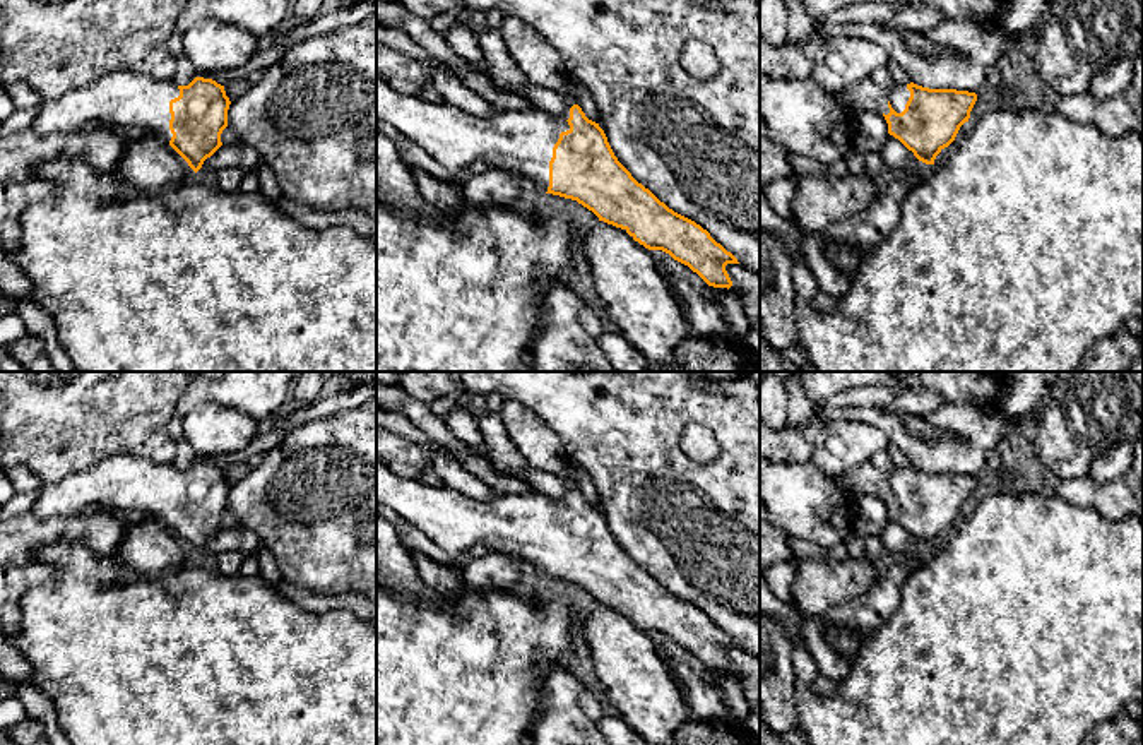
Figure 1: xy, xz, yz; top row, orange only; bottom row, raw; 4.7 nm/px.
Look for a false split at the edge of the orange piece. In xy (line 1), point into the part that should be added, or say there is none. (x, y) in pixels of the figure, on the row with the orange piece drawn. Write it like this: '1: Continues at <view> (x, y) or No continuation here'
1: Continues at xy (129, 103)

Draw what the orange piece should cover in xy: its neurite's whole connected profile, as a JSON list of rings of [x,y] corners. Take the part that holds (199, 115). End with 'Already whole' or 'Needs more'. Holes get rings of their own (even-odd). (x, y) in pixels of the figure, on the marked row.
[[[120,70],[56,99],[39,99],[31,130],[51,135],[104,127],[123,135],[152,134],[197,173],[222,146],[229,104],[224,86],[212,79],[178,86]]]. Needs more

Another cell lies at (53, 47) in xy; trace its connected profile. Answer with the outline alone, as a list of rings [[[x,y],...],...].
[[[0,0],[0,86],[24,82],[41,99],[56,99],[111,72],[173,80],[176,63],[168,41],[190,0]]]

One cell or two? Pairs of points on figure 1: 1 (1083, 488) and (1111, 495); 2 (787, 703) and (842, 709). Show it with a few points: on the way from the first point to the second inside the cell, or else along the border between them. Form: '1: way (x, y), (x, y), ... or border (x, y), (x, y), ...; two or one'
1: way (1090, 495), (1104, 495); one
2: border (793, 665), (799, 725); two

